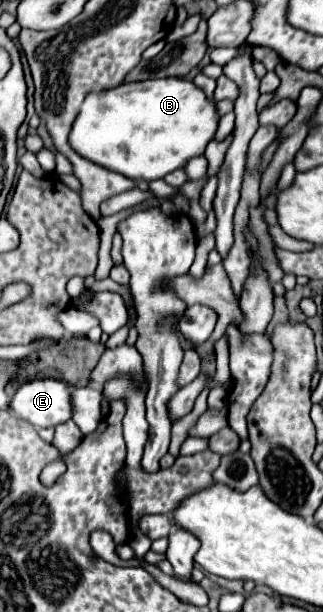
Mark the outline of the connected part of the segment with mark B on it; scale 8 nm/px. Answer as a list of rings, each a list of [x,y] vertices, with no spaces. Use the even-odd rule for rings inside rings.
[[[169,77],[169,79],[147,79],[137,83],[123,83],[113,89],[99,89],[91,91],[73,121],[71,133],[69,133],[69,145],[87,161],[101,165],[105,169],[111,169],[115,173],[121,173],[133,181],[145,179],[163,179],[167,173],[185,167],[185,163],[201,155],[209,143],[209,139],[217,131],[219,115],[215,111],[213,101],[205,97],[205,93],[195,87],[187,79]]]

